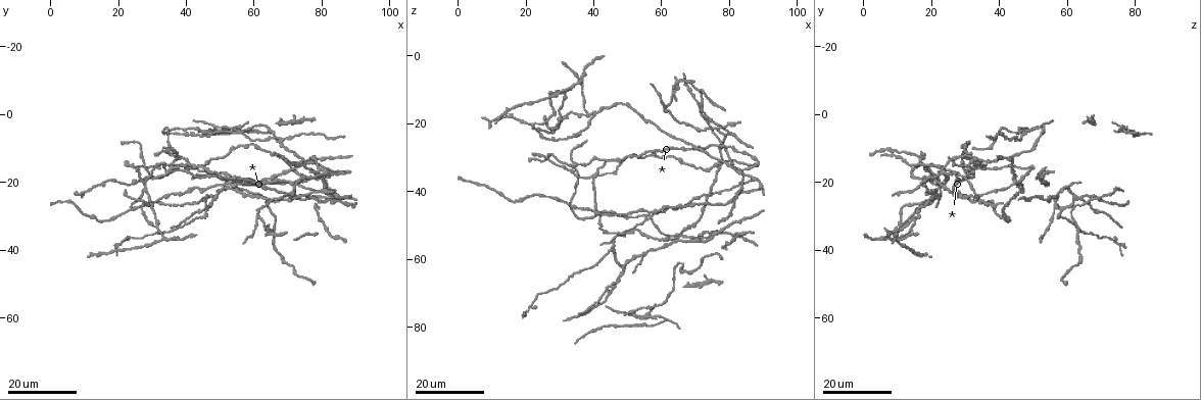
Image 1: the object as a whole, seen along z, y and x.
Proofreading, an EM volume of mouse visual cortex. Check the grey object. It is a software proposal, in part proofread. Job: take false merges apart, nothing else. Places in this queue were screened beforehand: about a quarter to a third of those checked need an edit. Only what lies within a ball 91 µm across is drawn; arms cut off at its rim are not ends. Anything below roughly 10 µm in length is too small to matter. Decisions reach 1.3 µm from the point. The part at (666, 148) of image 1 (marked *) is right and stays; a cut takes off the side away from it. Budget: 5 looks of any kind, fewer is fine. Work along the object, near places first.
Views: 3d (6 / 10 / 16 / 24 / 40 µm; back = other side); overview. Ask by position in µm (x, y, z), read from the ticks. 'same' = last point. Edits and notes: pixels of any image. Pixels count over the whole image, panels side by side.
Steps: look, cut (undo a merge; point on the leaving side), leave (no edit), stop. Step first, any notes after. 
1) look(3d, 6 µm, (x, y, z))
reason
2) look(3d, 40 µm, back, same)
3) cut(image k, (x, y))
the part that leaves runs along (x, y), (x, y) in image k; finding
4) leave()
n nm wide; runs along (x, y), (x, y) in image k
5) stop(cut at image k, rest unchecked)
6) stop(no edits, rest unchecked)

look(3d, 16 µm, (77.5, 14.5, 31.5))
four arms meet

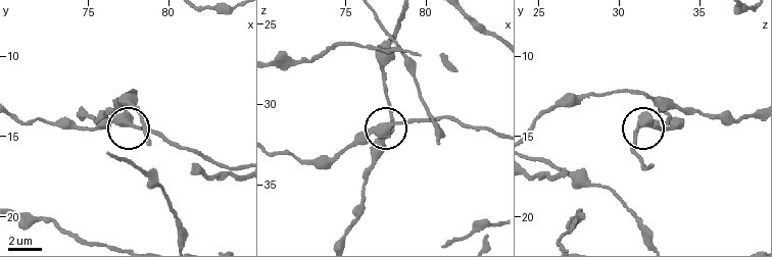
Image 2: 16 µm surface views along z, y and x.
look(3d, 10 µm, (76.7, 14.2, 31.7))

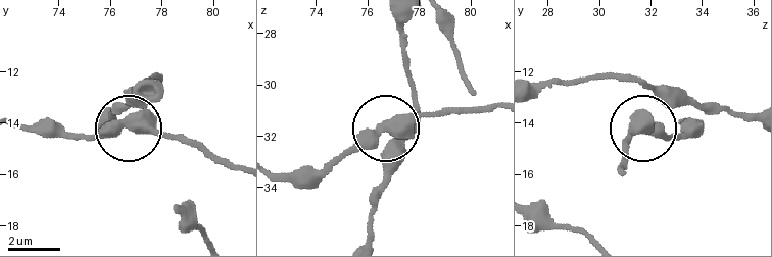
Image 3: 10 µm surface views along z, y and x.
leave()
410 nm wide; runs along (22, 129), (75, 135), (147, 129), (185, 135) in image 3; one cell here

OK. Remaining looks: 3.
look(3d, 24 µm, (61.0, 21.0, 53.5))

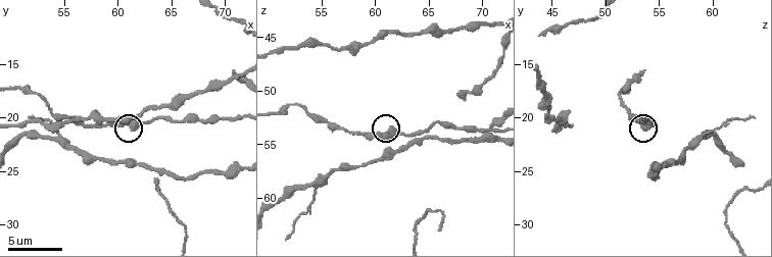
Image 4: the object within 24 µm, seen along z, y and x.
look(3d, 10 µm, (61.4, 20.8, 54.0))

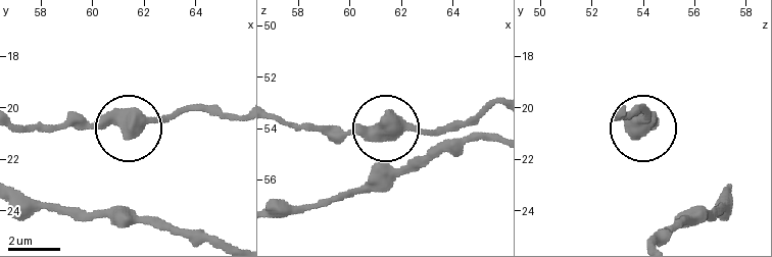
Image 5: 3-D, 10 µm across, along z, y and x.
leave()
440 nm wide; runs along (20, 123), (112, 123), (139, 130), (203, 105) in image 5; one cell here

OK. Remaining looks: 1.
stop(no edits, rest unchecked)

